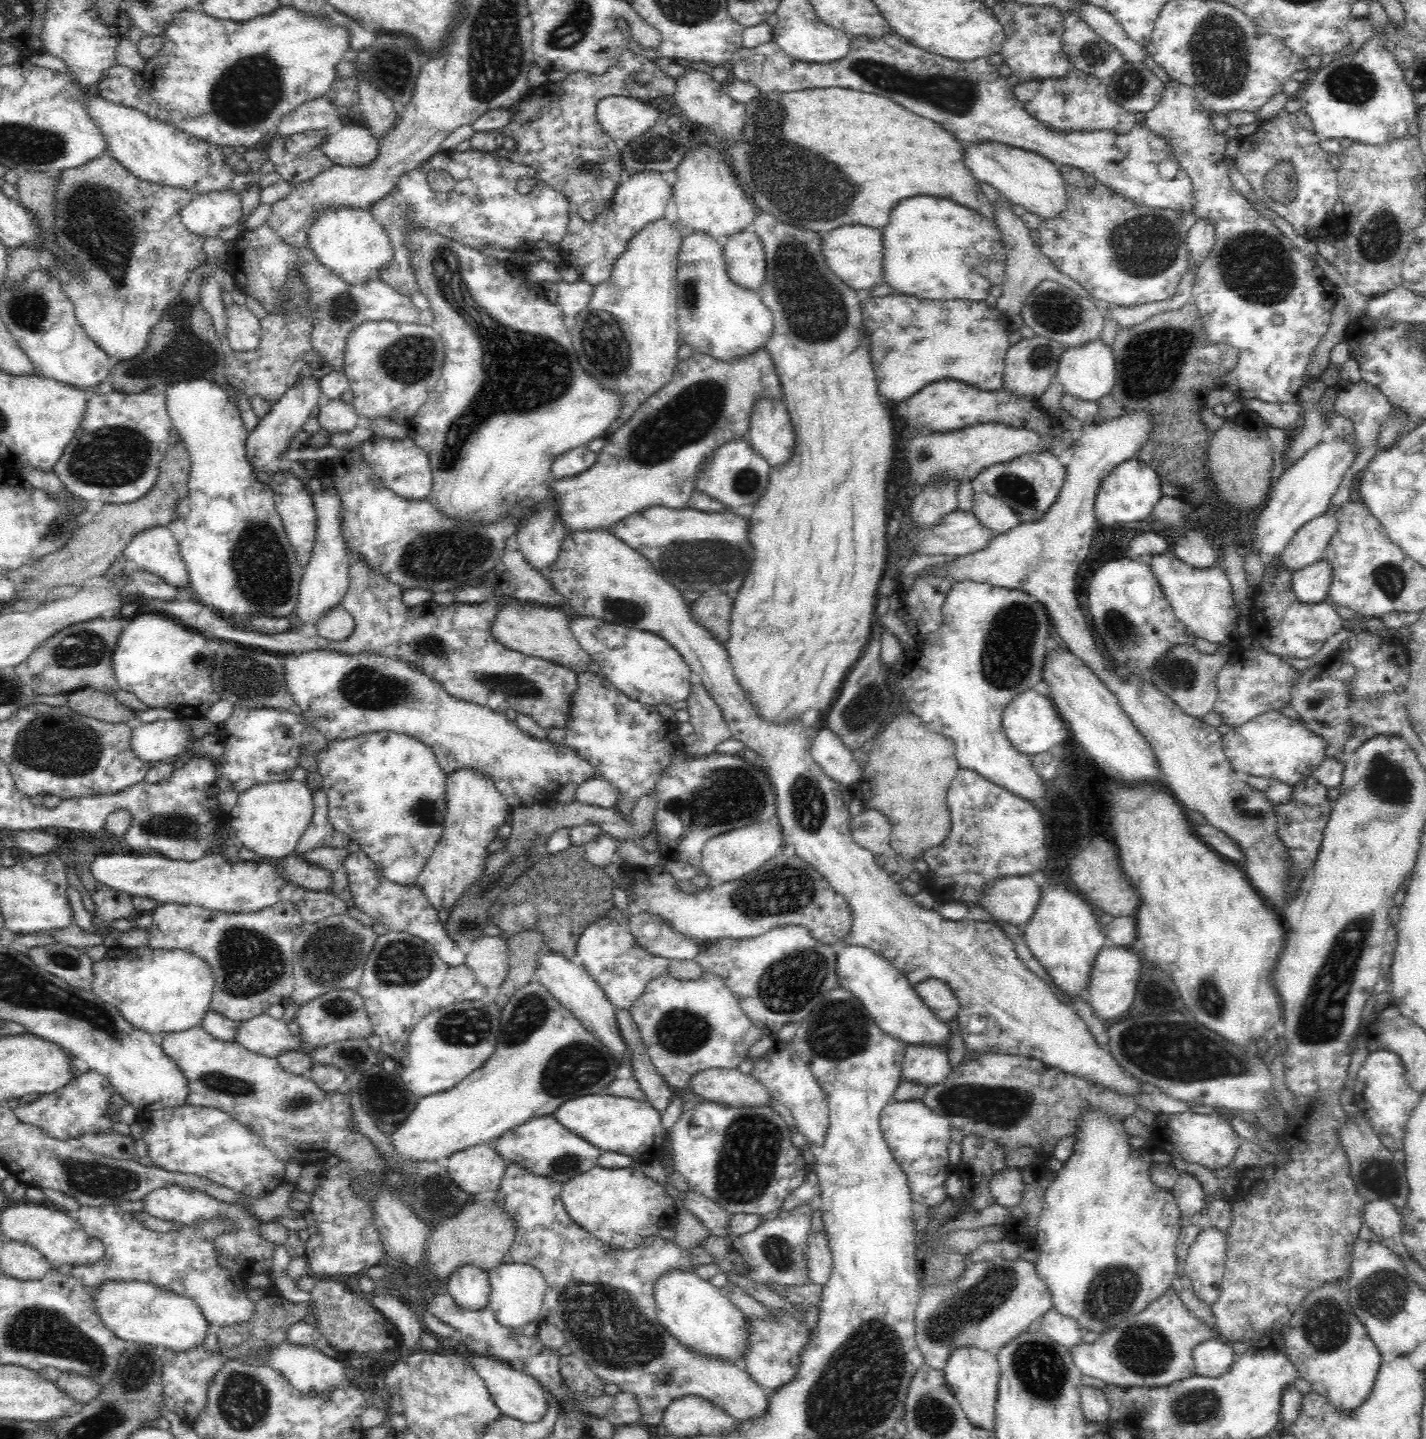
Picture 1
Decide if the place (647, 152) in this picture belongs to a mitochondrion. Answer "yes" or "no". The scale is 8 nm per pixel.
yes

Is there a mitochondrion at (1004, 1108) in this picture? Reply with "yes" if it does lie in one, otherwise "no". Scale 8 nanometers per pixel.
yes

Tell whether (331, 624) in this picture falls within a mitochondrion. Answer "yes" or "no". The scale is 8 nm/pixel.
no

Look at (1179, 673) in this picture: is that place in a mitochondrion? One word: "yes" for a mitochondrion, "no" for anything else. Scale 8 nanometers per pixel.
yes

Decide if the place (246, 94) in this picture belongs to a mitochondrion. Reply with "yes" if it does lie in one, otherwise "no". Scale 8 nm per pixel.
yes

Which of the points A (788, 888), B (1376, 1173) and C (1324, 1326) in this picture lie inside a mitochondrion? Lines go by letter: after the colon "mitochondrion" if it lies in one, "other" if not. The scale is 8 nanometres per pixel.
A: mitochondrion
B: mitochondrion
C: mitochondrion

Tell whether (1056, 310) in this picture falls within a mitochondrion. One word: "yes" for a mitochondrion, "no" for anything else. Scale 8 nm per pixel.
yes

